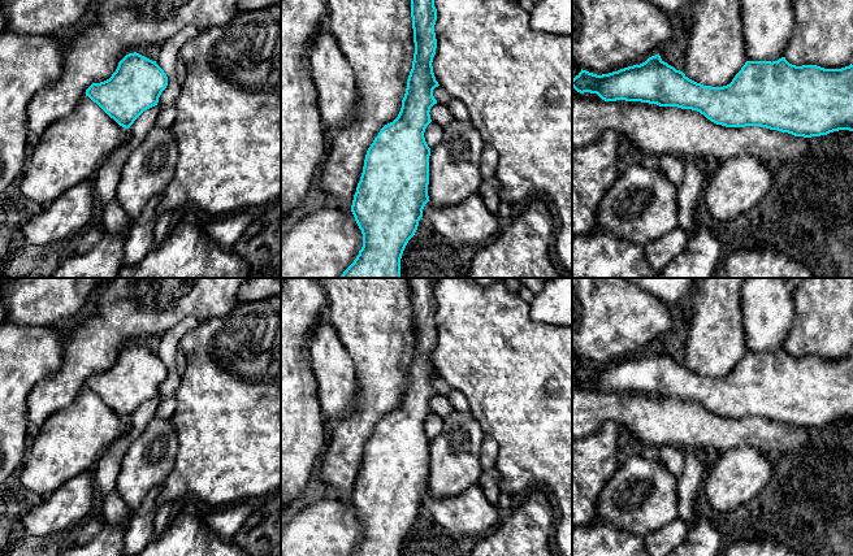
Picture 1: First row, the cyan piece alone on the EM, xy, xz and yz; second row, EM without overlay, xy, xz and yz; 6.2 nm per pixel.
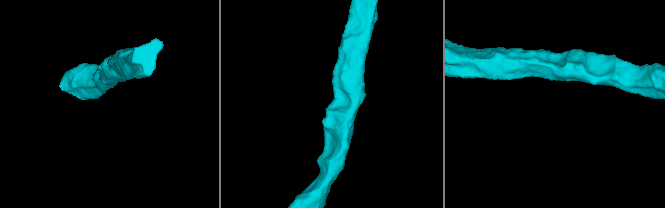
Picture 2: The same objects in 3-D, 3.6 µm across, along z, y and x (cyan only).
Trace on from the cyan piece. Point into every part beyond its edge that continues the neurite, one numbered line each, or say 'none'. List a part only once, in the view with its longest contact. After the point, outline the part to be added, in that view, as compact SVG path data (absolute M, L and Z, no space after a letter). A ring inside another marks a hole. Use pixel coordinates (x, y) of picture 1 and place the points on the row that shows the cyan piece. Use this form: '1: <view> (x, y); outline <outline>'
1: yz (656, 130); outline M572 87L572 147L596 142L606 130L619 134L623 145L632 145L645 156L671 155L683 161L707 161L715 168L739 156L752 156L778 170L809 151L807 139L761 126L726 127L692 109L659 107L641 101L605 101L597 94L580 94Z

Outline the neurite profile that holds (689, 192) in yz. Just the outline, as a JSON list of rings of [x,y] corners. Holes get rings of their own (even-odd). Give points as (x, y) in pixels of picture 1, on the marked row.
[[[684,161],[685,177],[677,190],[677,227],[687,231],[689,240],[696,234],[692,213],[697,208],[701,195],[703,194],[705,177],[701,174],[697,162]]]

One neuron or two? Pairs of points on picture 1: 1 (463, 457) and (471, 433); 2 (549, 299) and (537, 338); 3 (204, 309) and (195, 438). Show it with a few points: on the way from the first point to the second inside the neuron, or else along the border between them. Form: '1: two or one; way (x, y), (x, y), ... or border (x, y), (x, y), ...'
1: one; way (463, 451), (464, 439)
2: two; border (528, 304), (528, 316), (531, 318), (558, 326)
3: two; border (232, 311), (224, 316), (211, 317), (200, 322)

